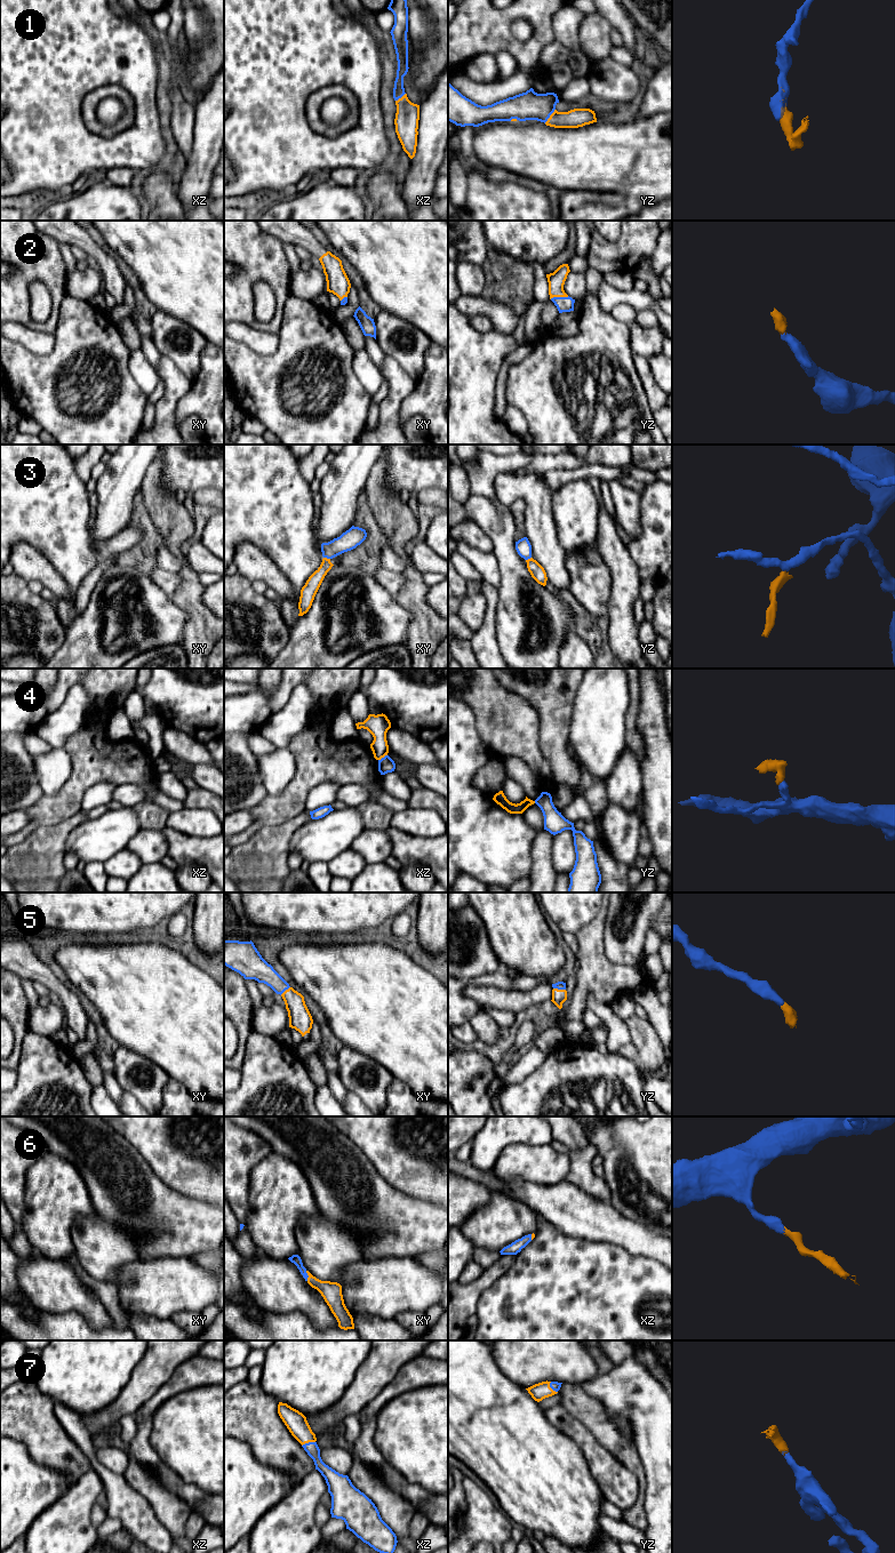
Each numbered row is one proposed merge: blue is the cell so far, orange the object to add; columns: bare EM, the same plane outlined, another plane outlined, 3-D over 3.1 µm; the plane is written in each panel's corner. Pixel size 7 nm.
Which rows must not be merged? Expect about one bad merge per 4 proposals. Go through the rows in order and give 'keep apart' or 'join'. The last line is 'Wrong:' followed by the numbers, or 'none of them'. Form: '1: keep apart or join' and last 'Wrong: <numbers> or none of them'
1: join
2: join
3: keep apart
4: keep apart
5: join
6: join
7: join
Wrong: 3, 4

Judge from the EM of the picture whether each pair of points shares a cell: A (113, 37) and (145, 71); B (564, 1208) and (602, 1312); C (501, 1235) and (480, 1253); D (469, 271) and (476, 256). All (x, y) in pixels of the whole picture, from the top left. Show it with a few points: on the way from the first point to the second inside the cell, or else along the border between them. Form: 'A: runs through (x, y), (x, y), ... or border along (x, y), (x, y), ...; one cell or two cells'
A: runs through (116, 46), (136, 64); one cell
B: border along (550, 1224), (568, 1235), (600, 1242); two cells
C: border along (474, 1246), (498, 1253); two cells
D: border along (460, 261), (466, 261), (480, 266); two cells

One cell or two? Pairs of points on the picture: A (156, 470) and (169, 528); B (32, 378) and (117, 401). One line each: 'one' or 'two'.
A: one
B: one

